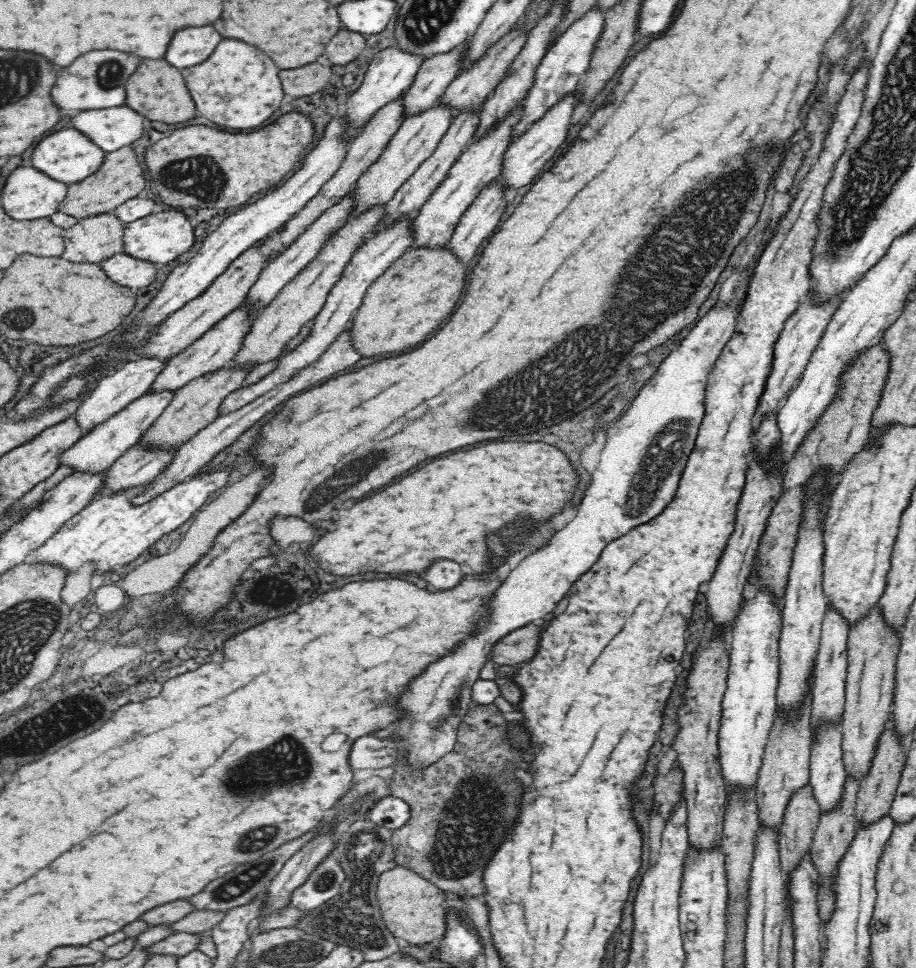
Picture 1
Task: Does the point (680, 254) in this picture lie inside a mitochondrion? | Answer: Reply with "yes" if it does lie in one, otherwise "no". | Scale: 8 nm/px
yes

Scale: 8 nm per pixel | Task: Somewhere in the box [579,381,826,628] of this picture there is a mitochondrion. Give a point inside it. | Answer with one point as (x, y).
(666, 449)

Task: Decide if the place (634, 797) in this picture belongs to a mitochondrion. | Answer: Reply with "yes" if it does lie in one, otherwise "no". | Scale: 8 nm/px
no

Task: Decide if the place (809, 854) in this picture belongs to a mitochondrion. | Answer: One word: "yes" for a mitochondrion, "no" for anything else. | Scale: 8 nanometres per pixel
no

